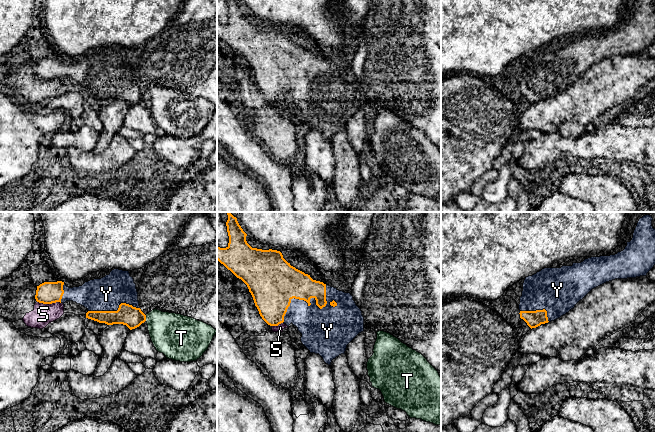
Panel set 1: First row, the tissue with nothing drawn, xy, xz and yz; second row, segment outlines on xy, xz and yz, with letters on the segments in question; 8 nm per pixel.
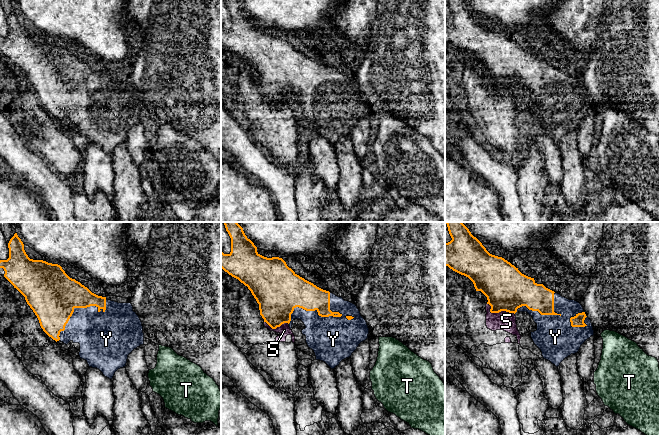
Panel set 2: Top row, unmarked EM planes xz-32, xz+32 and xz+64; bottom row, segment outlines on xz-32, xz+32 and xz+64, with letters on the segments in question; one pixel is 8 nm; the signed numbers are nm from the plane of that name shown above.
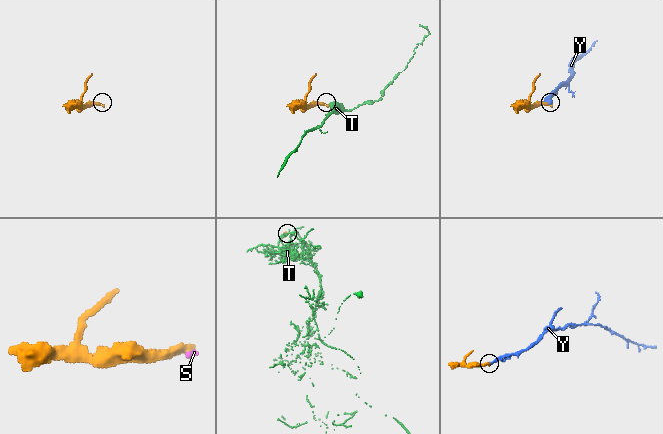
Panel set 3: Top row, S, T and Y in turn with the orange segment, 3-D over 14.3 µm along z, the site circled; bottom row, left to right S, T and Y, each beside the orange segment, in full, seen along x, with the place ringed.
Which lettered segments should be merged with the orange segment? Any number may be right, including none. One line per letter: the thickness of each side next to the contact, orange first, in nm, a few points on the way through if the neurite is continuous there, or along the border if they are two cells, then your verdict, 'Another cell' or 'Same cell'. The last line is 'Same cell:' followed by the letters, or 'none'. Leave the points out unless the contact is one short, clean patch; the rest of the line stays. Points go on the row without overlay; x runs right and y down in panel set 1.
S: Thickness 180 nm (orange) against 170 nm. Boundary: xy (37, 77), (60, 79). Another cell
T: Thickness 170 nm (orange) against 340 nm. Boundary: xy (145, 91), (146, 96). Another cell
Y: Thickness 280 nm (orange) against 340 nm. Same cell
Same cell: Y

